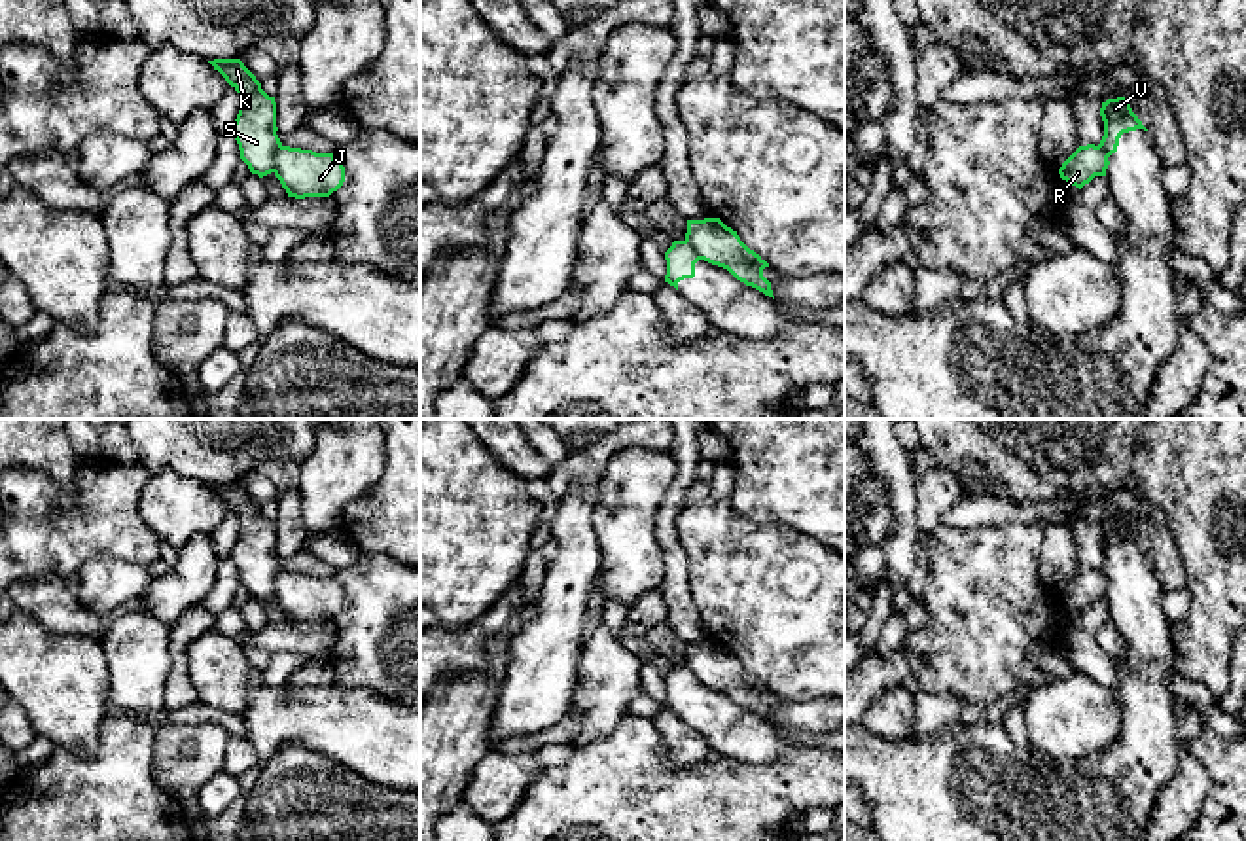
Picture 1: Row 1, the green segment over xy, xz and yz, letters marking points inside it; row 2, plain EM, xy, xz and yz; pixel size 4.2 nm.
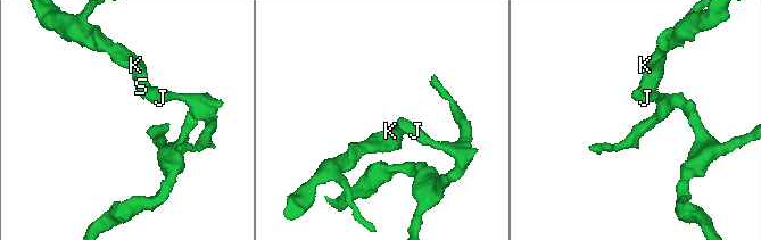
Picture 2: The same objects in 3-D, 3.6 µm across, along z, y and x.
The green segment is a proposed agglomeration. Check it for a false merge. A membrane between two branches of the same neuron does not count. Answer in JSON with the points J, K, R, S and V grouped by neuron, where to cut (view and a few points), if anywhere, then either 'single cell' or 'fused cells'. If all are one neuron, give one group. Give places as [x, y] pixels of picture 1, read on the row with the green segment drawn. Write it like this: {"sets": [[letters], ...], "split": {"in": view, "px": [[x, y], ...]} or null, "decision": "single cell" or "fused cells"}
{"sets": [["J", "R"], ["K", "S", "V"]], "split": {"in": "xy", "px": [[283, 146], [275, 154], [271, 171]]}, "decision": "fused cells"}

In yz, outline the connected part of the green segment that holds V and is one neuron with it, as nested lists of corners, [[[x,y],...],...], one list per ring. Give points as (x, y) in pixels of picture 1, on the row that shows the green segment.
[[[1125,97],[1108,99],[1106,102],[1102,102],[1100,116],[1104,121],[1104,136],[1098,148],[1106,153],[1106,157],[1117,152],[1123,133],[1136,129],[1148,131],[1138,116],[1132,112]]]

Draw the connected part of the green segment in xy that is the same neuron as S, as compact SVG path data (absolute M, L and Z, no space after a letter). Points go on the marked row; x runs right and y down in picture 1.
M240 59L208 61L225 81L239 93L239 114L231 135L239 144L240 159L259 178L273 172L275 153L282 148L276 135L276 102L269 97L256 76Z

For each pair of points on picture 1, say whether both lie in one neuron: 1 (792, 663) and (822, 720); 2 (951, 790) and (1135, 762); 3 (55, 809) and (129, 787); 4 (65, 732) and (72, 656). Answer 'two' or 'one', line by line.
1: two
2: one
3: one
4: one

